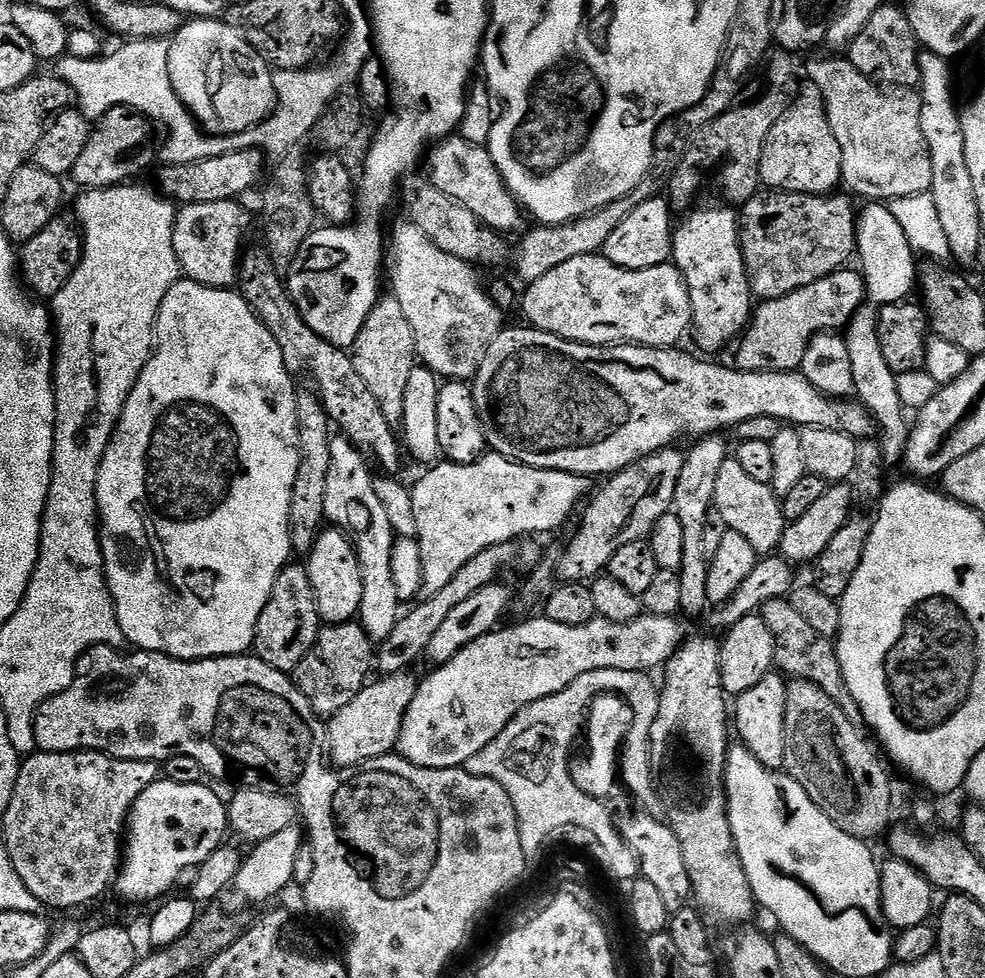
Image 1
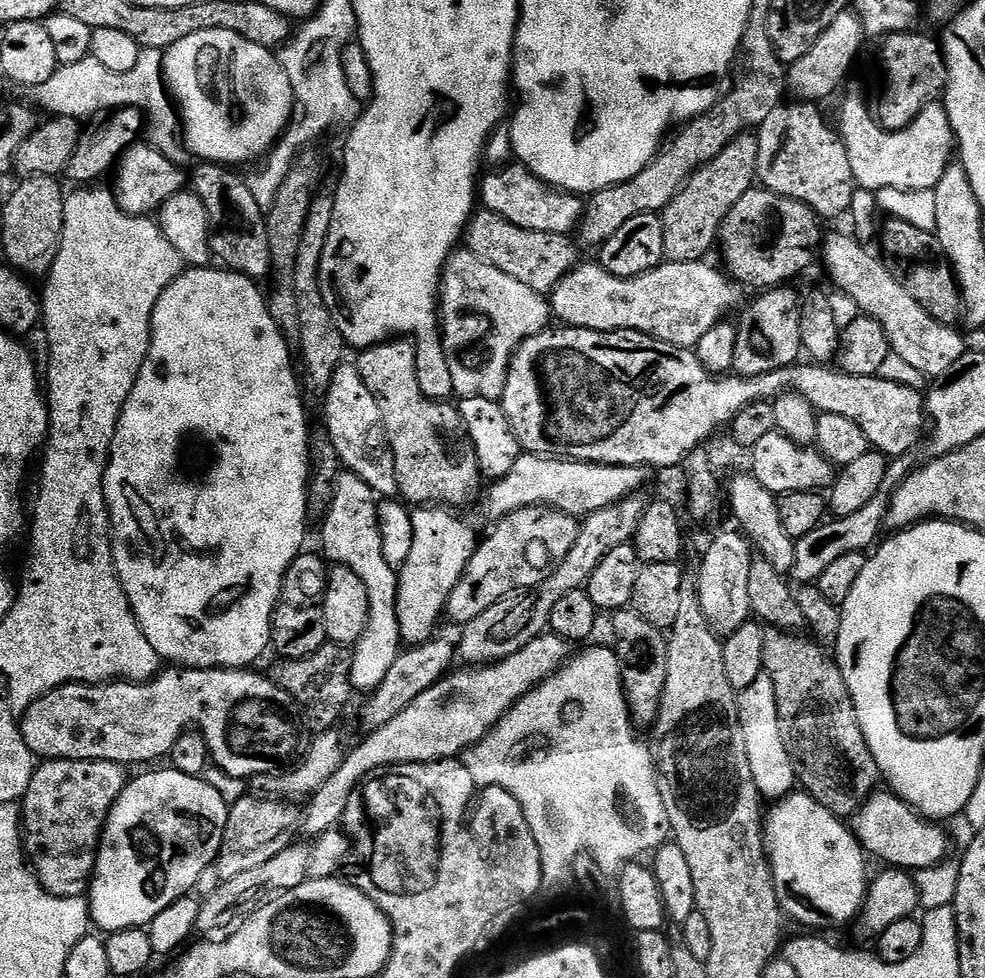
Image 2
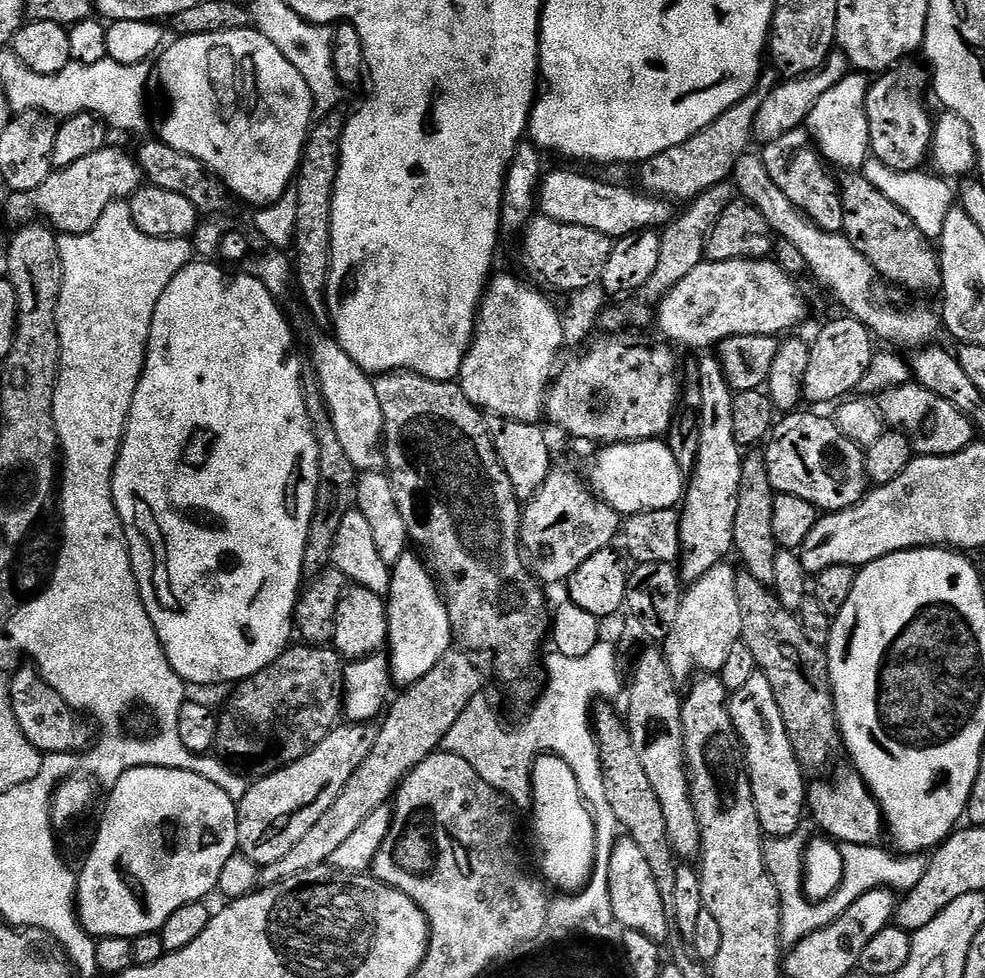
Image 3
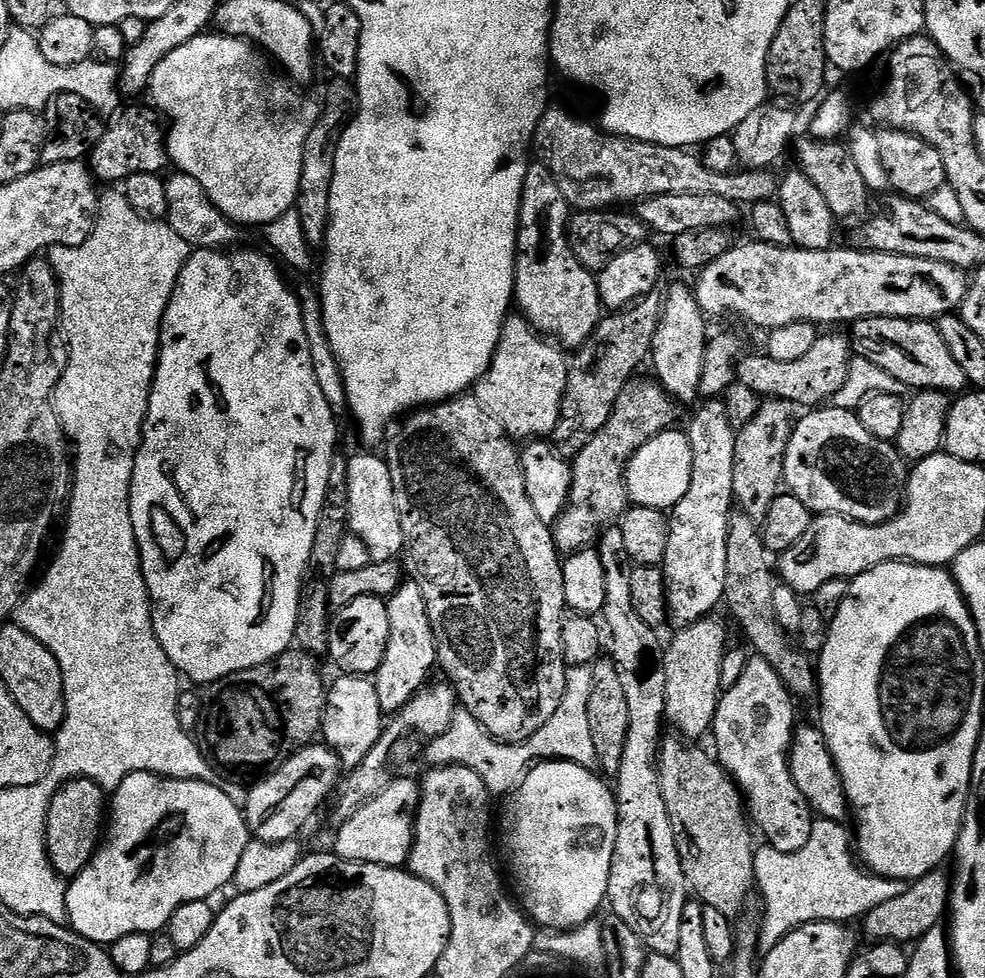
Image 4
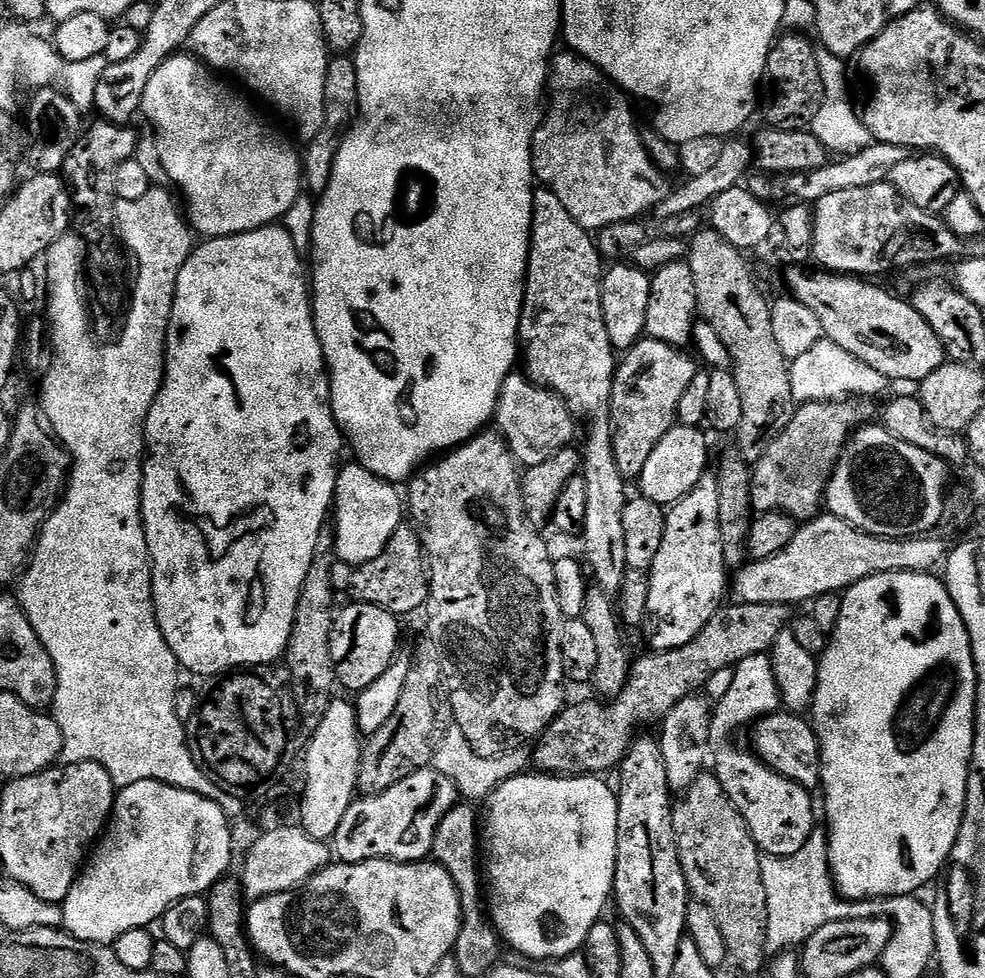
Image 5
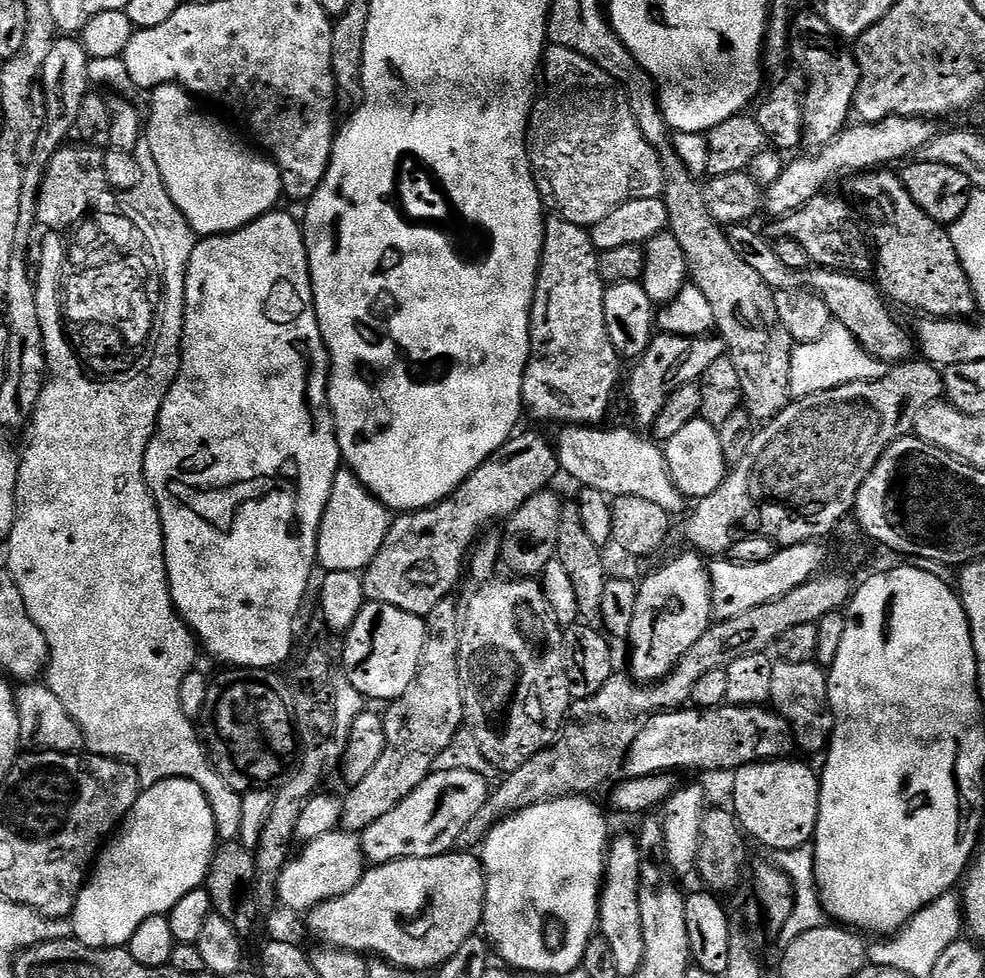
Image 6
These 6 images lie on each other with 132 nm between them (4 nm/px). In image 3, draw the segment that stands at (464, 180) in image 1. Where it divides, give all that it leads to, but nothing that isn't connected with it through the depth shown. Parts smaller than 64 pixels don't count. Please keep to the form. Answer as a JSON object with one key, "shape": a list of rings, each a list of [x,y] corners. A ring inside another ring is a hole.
{"shape":[[[576,172],[543,173],[538,189],[539,215],[554,222],[566,222],[570,226],[586,226],[586,230],[598,230],[600,234],[621,240],[626,234],[645,230],[663,230],[676,219],[678,208],[673,201],[662,196],[649,196],[635,187],[623,188],[620,184],[607,184],[592,176],[579,176]]]}

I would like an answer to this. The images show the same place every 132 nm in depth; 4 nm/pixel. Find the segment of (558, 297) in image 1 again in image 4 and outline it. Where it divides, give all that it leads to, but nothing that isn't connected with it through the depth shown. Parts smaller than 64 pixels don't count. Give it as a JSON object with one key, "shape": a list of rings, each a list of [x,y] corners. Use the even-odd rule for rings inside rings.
{"shape":[[[737,243],[726,254],[722,254],[718,262],[710,262],[710,266],[700,269],[695,277],[694,291],[705,317],[736,315],[738,319],[745,320],[756,328],[764,328],[763,330],[781,328],[799,320],[817,326],[848,326],[855,321],[875,316],[932,322],[955,313],[968,293],[969,277],[965,269],[930,258],[861,250],[859,247],[833,246],[826,250],[802,250],[795,246],[779,248],[772,244],[753,243]]]}

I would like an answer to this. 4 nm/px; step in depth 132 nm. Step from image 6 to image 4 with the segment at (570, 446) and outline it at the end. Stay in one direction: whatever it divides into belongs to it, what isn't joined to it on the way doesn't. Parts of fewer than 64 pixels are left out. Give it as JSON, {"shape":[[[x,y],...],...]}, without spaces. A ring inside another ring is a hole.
{"shape":[[[512,314],[505,320],[492,365],[487,374],[476,381],[474,395],[485,410],[494,414],[509,437],[520,442],[551,437],[558,426],[560,400],[564,397],[568,376],[569,361],[566,356],[564,360],[563,354],[555,343],[537,332],[523,315]]]}

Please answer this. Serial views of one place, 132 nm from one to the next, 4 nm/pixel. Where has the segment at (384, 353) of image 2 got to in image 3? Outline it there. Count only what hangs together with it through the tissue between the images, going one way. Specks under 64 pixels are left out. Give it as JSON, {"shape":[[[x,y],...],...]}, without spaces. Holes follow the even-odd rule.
{"shape":[[[401,370],[399,372],[382,372],[375,377],[378,390],[378,403],[382,405],[384,415],[384,459],[386,461],[386,475],[392,482],[394,498],[398,502],[398,514],[402,514],[402,522],[406,522],[409,541],[417,549],[424,548],[423,555],[434,573],[434,579],[444,597],[444,605],[450,614],[452,639],[461,649],[477,650],[476,648],[493,648],[496,651],[496,676],[508,687],[508,692],[520,704],[535,705],[540,699],[542,691],[542,656],[540,660],[540,643],[545,643],[550,632],[550,612],[544,609],[544,596],[538,589],[532,588],[527,592],[520,588],[511,596],[512,588],[508,584],[520,584],[524,580],[522,563],[522,549],[520,547],[520,517],[522,515],[521,501],[516,498],[516,491],[512,489],[510,478],[506,478],[506,470],[500,465],[498,454],[494,450],[491,438],[488,437],[488,425],[481,409],[475,408],[466,398],[459,383],[447,380],[427,380],[417,372]]]}

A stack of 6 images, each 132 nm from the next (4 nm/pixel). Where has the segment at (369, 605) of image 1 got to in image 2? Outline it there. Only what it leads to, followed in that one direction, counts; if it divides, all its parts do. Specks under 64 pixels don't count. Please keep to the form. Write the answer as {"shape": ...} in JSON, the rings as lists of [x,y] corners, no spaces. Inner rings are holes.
{"shape":[[[341,471],[336,480],[334,502],[328,511],[328,517],[322,521],[324,528],[323,555],[333,565],[349,568],[362,578],[366,585],[366,598],[370,598],[370,614],[368,625],[362,638],[354,645],[352,653],[352,669],[350,682],[357,693],[371,694],[380,687],[381,682],[394,666],[394,658],[402,651],[400,627],[398,626],[398,575],[397,569],[386,562],[386,554],[382,554],[382,534],[378,526],[378,497],[362,478],[353,472]]]}

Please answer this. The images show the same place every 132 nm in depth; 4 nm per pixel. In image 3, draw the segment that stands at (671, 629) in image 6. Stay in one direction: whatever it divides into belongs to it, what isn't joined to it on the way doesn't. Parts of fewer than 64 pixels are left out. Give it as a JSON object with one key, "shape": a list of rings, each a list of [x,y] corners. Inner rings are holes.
{"shape":[[[704,354],[696,364],[694,383],[700,387],[702,406],[698,409],[698,462],[687,477],[686,491],[680,513],[680,558],[678,573],[681,581],[702,578],[715,564],[733,551],[734,514],[738,510],[738,486],[742,480],[744,456],[742,446],[734,438],[734,393],[726,382],[726,374],[716,354]]]}

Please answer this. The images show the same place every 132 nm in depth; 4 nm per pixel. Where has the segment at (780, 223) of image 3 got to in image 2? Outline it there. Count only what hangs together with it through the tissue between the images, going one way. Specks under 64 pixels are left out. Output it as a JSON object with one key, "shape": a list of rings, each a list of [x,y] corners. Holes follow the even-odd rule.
{"shape":[[[852,234],[832,236],[823,241],[822,260],[828,276],[860,307],[863,315],[874,318],[888,339],[891,355],[903,358],[908,365],[914,366],[918,374],[926,378],[939,378],[962,358],[966,351],[964,340],[955,327],[938,322],[893,278],[892,271],[884,265],[883,259],[871,256],[868,248]]]}

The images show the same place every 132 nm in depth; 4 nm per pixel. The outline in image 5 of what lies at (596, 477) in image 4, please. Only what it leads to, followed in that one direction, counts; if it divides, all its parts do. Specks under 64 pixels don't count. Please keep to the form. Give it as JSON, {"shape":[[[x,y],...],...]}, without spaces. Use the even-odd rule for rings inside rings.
{"shape":[[[642,338],[619,361],[616,377],[612,379],[612,445],[625,481],[640,477],[654,446],[671,428],[677,427],[676,407],[698,371],[697,361],[684,351],[675,344]]]}

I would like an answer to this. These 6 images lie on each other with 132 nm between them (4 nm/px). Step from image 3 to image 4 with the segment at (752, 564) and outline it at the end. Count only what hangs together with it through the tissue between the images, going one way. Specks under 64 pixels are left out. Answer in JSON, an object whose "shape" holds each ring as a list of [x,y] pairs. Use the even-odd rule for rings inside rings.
{"shape":[[[765,399],[758,414],[736,434],[734,454],[734,500],[739,511],[750,519],[762,522],[774,498],[781,495],[784,484],[784,455],[794,427],[793,405],[787,400]]]}

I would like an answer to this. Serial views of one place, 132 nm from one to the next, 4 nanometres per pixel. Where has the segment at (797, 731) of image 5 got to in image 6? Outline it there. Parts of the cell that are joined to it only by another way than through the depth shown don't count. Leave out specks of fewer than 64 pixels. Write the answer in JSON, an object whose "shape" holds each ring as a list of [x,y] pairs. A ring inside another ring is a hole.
{"shape":[[[722,703],[717,708],[697,708],[695,706],[685,706],[676,709],[675,712],[653,712],[651,716],[643,721],[644,724],[636,732],[636,737],[632,740],[632,745],[628,748],[628,756],[626,752],[626,759],[622,764],[622,772],[625,777],[637,780],[643,776],[659,776],[661,774],[677,774],[683,768],[705,768],[708,772],[725,772],[731,774],[736,769],[746,766],[747,764],[758,764],[766,760],[779,760],[789,755],[788,747],[793,747],[794,738],[788,731],[787,725],[780,718],[777,713],[768,706],[757,706],[754,704],[730,704]]]}

